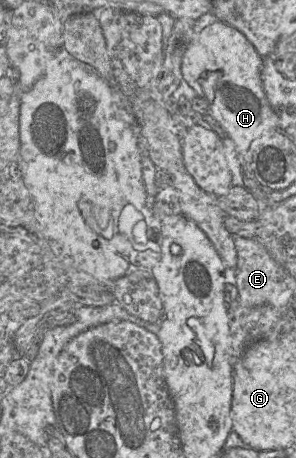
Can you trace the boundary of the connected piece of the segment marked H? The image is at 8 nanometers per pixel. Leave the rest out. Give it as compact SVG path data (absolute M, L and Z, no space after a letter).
M216 21L195 35L185 51L181 72L184 80L197 95L206 101L208 113L219 123L235 144L240 154L240 166L244 187L262 206L270 206L265 191L256 179L250 164L250 145L263 134L279 129L279 119L268 103L261 81L263 58L254 46L236 28Z

